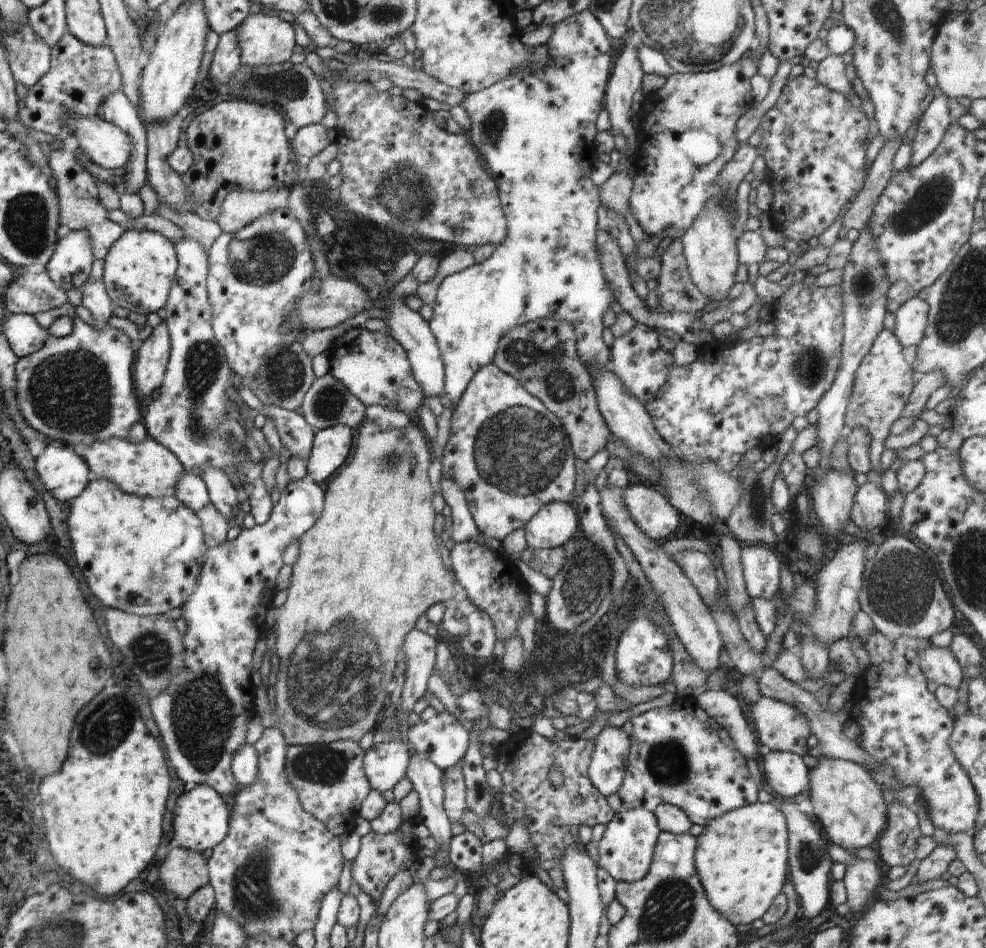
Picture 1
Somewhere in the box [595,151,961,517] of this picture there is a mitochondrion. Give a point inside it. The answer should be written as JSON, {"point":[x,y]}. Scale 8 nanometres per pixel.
{"point":[931,198]}

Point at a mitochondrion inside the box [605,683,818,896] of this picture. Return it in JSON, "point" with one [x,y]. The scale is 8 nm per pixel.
{"point":[668,762]}

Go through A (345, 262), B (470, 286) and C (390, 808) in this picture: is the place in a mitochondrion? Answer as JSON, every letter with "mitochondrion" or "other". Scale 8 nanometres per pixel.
{"A":"other","B":"other","C":"other"}

